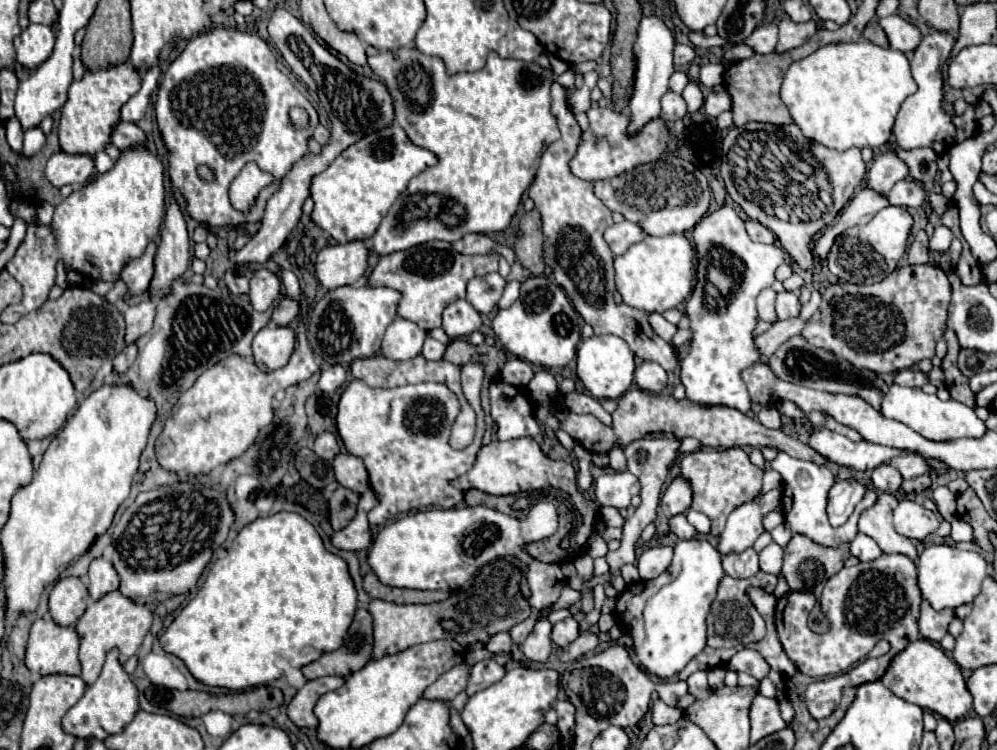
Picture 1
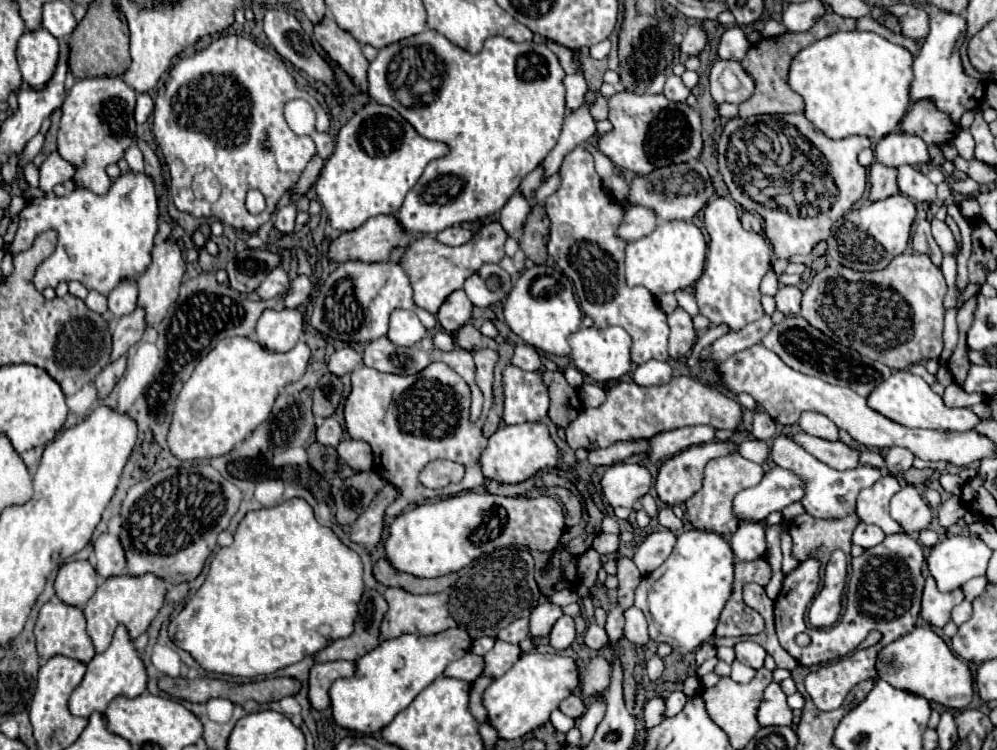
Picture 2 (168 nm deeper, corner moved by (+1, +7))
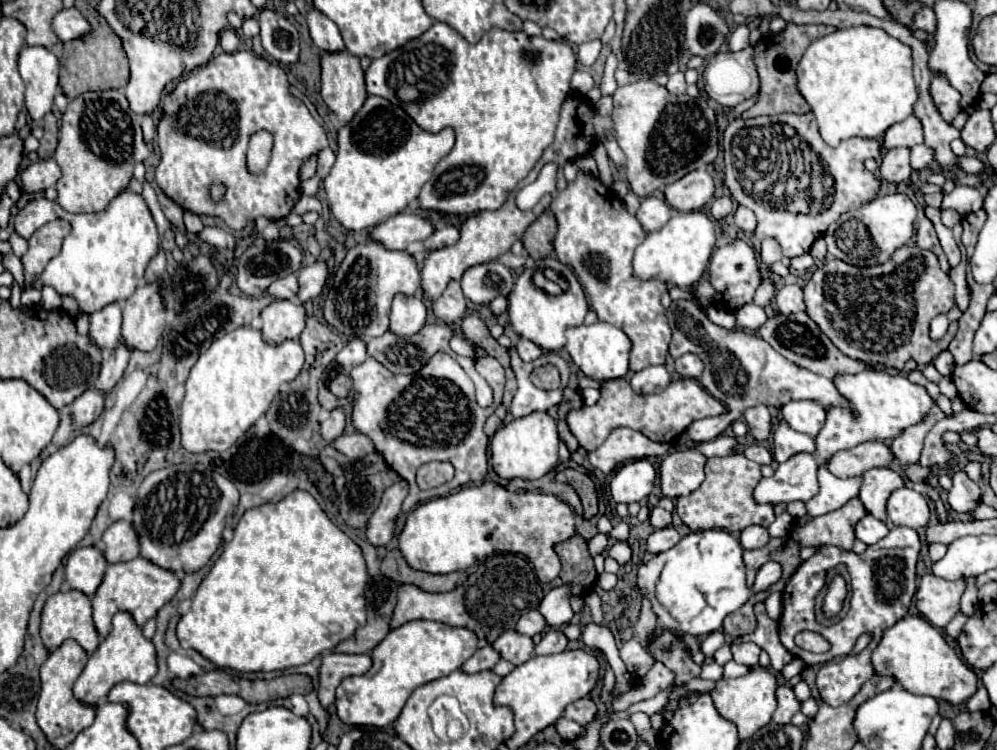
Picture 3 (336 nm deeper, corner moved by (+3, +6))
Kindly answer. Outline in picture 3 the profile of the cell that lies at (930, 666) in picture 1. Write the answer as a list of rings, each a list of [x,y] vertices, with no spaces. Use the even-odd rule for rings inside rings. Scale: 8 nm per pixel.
[[[906,616],[888,628],[872,652],[872,666],[878,676],[892,676],[904,690],[932,696],[950,704],[962,704],[976,692],[976,674],[958,658],[942,634],[920,616]]]

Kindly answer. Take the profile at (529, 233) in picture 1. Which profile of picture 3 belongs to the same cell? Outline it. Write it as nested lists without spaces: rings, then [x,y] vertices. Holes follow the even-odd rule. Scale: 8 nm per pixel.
[[[544,210],[524,232],[522,244],[530,258],[542,260],[552,252],[552,240],[556,234],[556,218],[550,210]]]

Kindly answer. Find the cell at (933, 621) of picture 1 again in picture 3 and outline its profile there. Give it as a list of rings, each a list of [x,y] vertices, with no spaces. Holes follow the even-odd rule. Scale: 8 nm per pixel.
[[[924,574],[916,590],[916,608],[932,626],[944,628],[958,614],[958,602],[964,588],[964,580],[950,582],[934,574]]]

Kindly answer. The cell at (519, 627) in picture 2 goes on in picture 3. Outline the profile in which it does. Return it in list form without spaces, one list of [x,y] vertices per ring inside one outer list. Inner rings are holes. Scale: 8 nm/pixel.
[[[530,610],[528,614],[524,614],[518,620],[514,630],[518,634],[524,634],[524,636],[534,636],[534,634],[540,634],[544,628],[546,628],[546,622],[544,622],[542,614],[538,614],[538,610]]]

